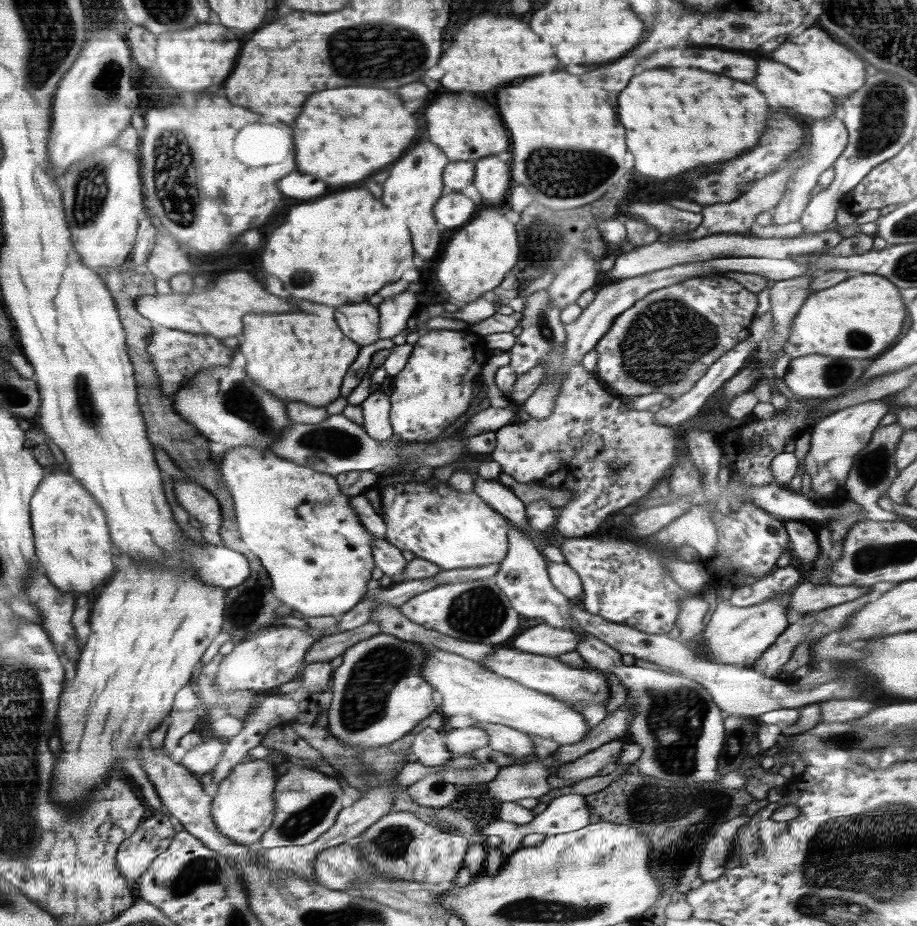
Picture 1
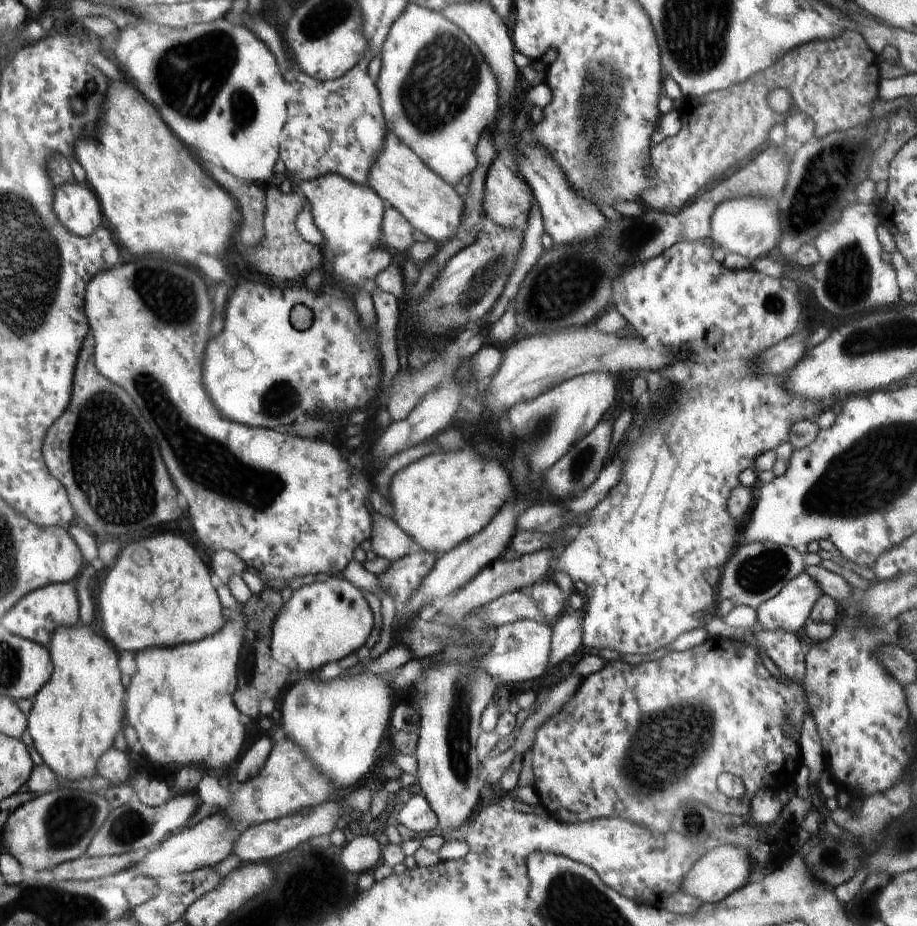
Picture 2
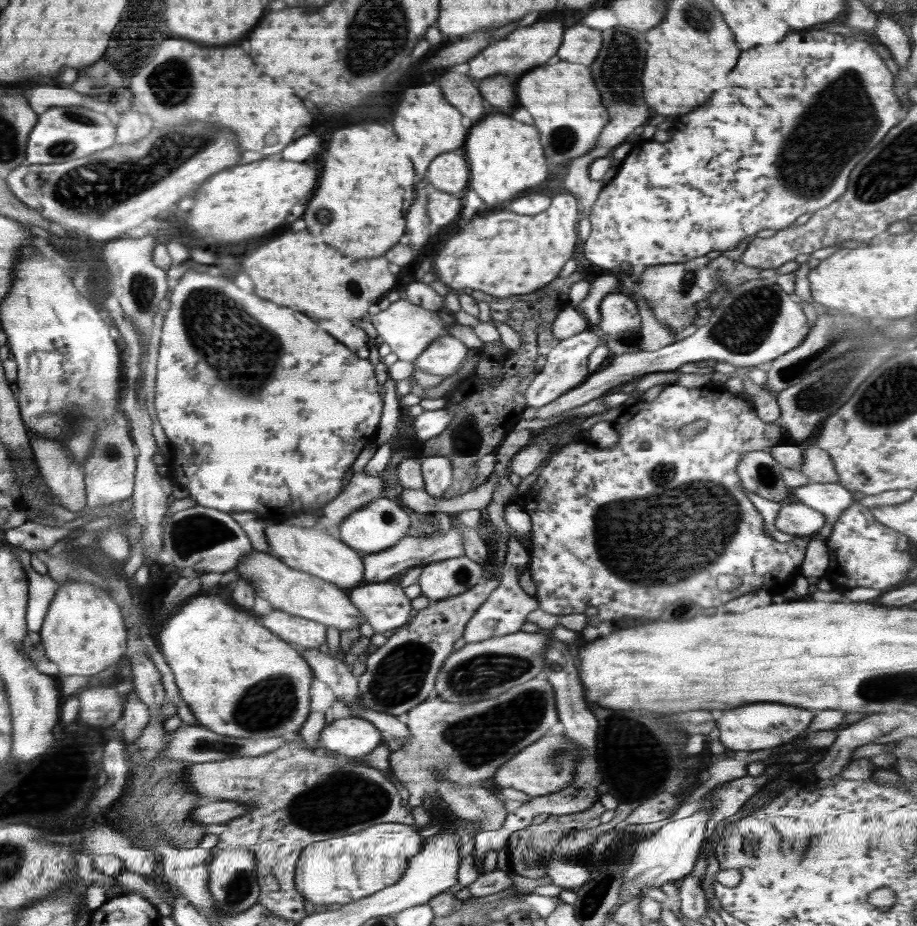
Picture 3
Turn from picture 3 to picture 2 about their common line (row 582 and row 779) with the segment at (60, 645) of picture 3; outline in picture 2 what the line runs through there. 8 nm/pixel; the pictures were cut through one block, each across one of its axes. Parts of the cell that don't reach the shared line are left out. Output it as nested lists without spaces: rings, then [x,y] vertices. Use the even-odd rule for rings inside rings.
[[[62,626],[53,635],[50,642],[53,656],[54,677],[36,695],[33,696],[32,710],[29,715],[29,732],[44,765],[48,766],[57,778],[62,780],[82,780],[92,778],[98,772],[100,756],[113,748],[114,738],[120,732],[124,722],[124,688],[122,676],[116,666],[116,650],[98,634],[90,632],[86,626]]]

